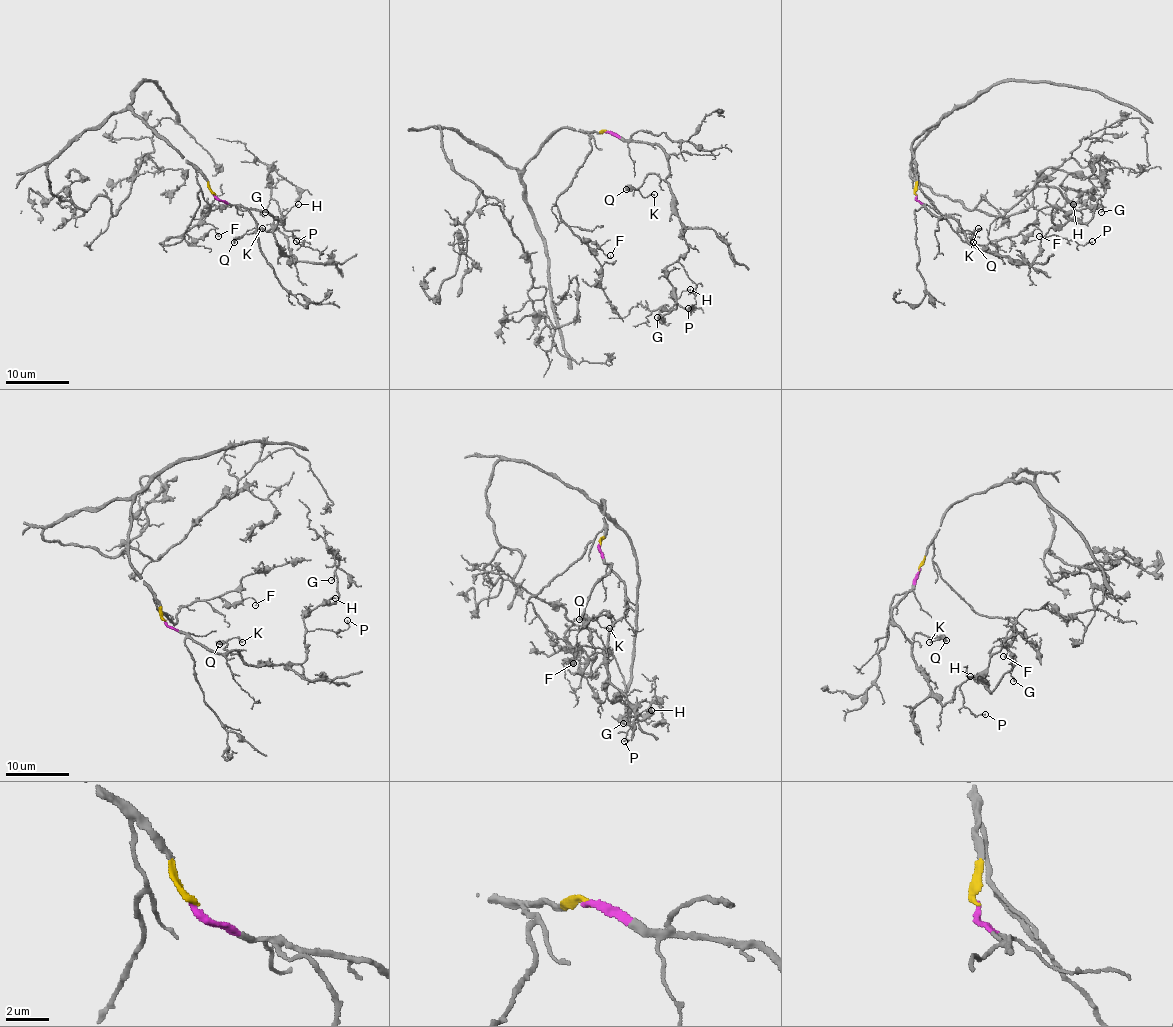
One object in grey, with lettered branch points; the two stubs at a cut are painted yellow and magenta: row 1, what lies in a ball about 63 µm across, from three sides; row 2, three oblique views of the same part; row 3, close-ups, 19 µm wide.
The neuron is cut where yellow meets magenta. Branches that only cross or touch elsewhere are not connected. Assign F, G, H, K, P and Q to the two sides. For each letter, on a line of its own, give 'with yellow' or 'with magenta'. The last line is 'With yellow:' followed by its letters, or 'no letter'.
F: with yellow
G: with magenta
H: with magenta
K: with magenta
P: with magenta
Q: with magenta
With yellow: F

